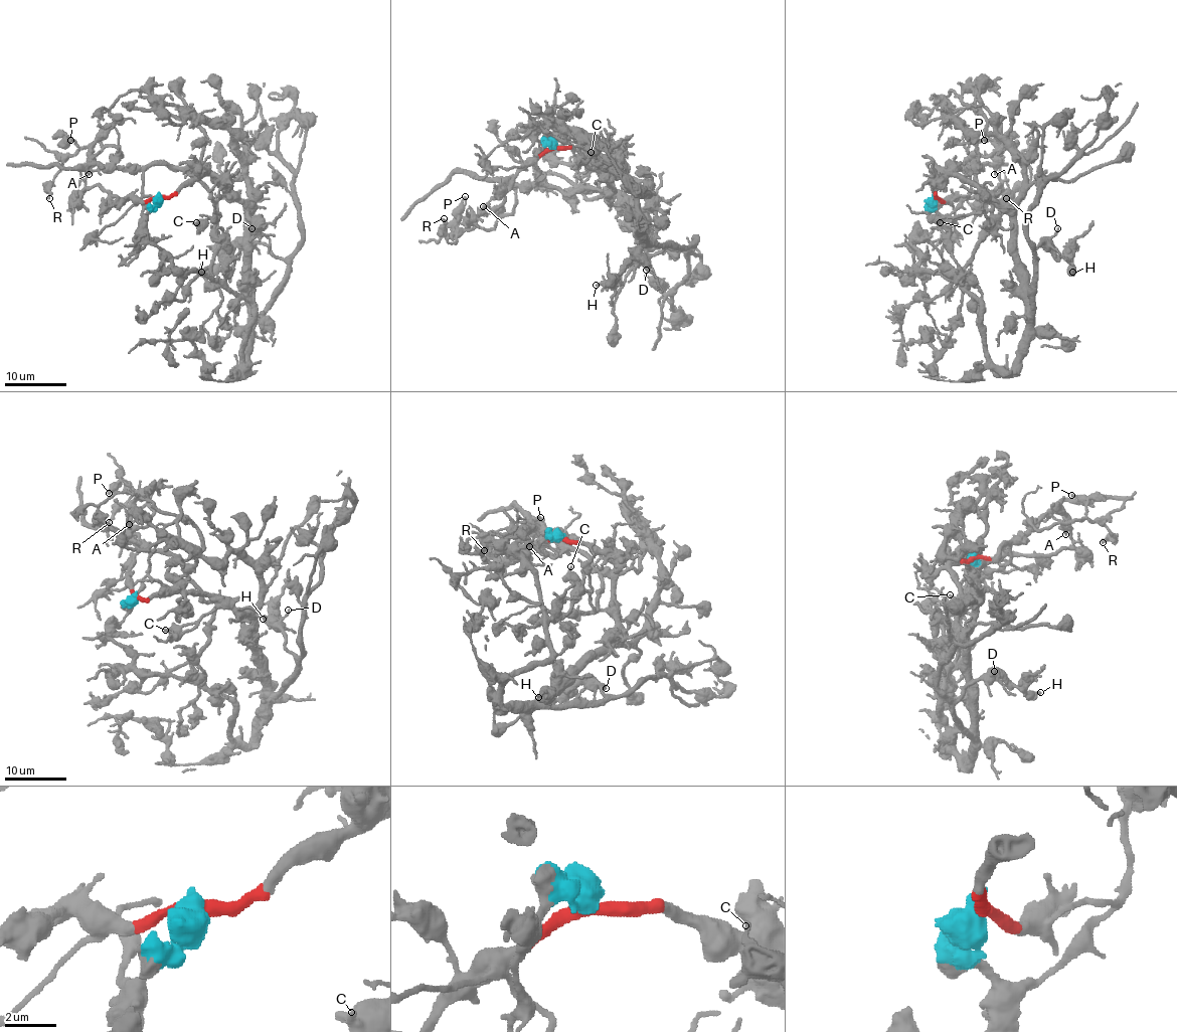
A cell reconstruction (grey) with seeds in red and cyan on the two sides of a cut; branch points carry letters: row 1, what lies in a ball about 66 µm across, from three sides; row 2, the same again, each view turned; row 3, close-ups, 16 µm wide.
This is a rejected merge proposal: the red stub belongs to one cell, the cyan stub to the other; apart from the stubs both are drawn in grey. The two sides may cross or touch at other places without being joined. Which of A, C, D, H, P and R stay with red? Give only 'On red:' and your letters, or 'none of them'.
On red: D, H

